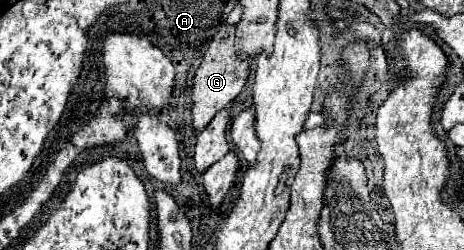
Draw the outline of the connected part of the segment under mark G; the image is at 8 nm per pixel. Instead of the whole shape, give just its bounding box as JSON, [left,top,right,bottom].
[192,25,248,133]

